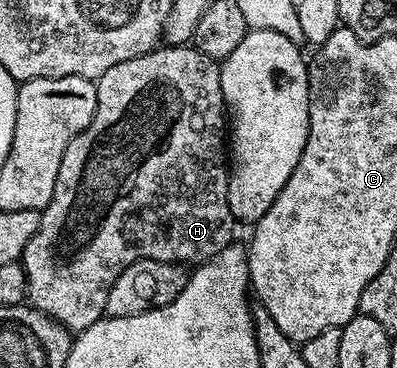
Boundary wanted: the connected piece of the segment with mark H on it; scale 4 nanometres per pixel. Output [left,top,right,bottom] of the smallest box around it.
[20,46,235,333]

